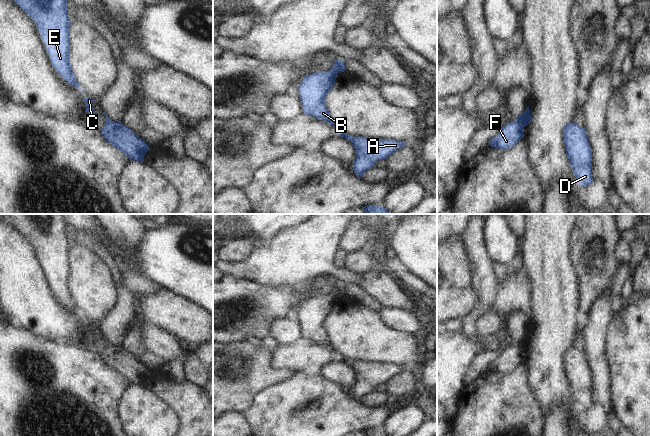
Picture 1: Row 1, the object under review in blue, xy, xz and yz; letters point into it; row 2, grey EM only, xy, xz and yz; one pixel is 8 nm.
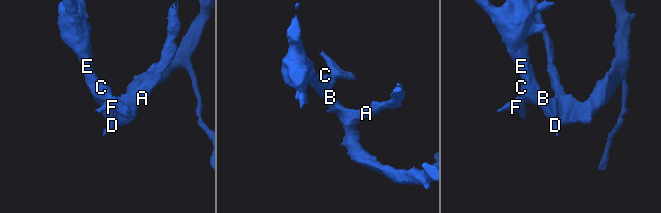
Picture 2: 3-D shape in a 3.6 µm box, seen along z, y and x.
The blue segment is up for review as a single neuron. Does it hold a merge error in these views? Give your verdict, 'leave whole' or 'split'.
split

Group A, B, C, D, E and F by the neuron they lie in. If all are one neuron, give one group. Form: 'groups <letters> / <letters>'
groups A B C D E / F

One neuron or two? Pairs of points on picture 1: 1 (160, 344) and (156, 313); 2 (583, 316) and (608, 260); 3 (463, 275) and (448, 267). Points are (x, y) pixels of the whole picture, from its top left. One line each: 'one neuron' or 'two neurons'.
1: two neurons
2: one neuron
3: one neuron

